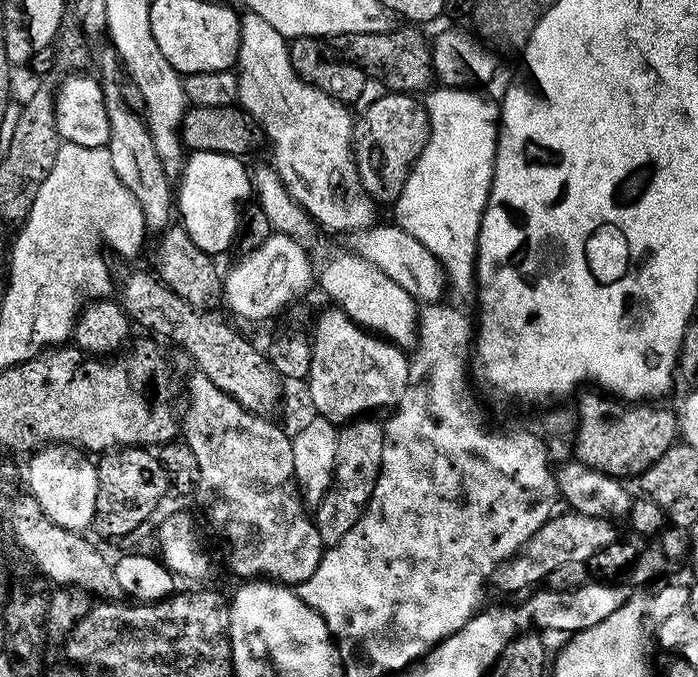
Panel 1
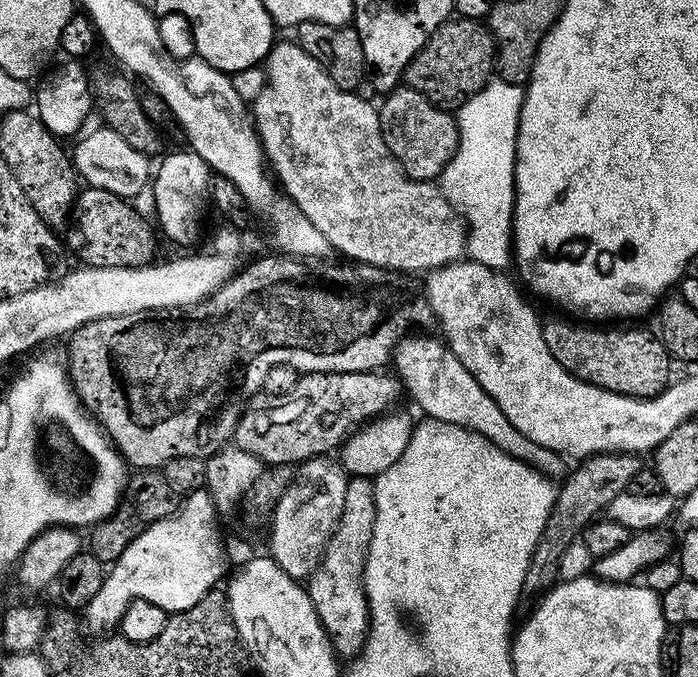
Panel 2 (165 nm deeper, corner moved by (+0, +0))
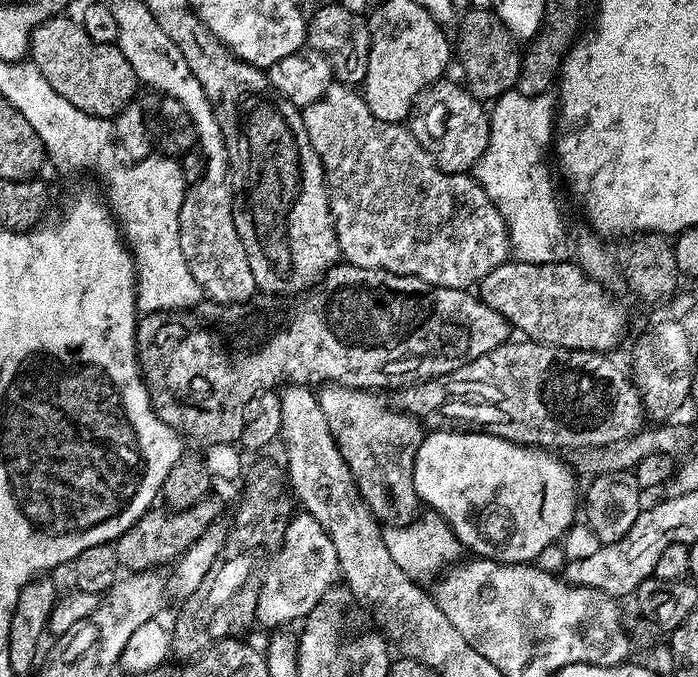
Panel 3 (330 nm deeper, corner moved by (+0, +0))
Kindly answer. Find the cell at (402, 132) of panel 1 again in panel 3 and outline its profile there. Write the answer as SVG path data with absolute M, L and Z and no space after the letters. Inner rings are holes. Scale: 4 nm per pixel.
M448 79L437 80L417 96L410 117L410 131L443 172L468 174L482 158L494 128L490 123L490 116L488 120L487 110L484 109L487 107L477 100L463 83L455 84Z

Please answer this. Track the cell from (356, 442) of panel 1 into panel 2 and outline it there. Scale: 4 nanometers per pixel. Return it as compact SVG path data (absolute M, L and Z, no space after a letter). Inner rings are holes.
M368 478L349 479L346 502L342 514L334 526L332 536L324 547L324 557L319 568L307 577L306 587L314 610L328 631L332 651L337 657L355 658L364 645L368 634L368 599L364 593L364 567L370 550L370 538L374 534L376 517L376 493L374 484Z

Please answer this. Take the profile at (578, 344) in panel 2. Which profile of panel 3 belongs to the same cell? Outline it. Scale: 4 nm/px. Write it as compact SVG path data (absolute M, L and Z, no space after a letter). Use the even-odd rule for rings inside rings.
M509 258L503 264L494 266L490 274L478 281L478 299L490 310L502 314L517 333L530 340L541 340L550 346L581 348L591 352L611 353L612 347L624 336L624 308L604 289L601 281L588 275L579 263L568 260L555 260L549 264L531 264Z

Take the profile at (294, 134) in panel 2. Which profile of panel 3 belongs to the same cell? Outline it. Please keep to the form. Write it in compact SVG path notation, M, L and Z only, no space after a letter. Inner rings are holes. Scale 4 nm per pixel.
M344 86L339 89L340 96L333 95L332 108L325 106L309 106L303 109L304 125L308 127L308 133L312 139L312 145L317 154L320 155L320 161L324 167L324 174L328 177L328 191L332 202L332 221L336 227L336 241L340 247L341 257L347 263L358 266L359 268L381 268L387 272L397 272L403 276L417 276L434 286L446 286L447 288L471 289L483 276L490 274L494 266L503 264L510 256L510 245L508 243L508 227L498 214L494 202L482 190L482 186L471 175L463 172L443 172L432 161L421 144L414 138L414 134L403 123L391 124L382 122L370 114L370 106L364 100L363 95L356 96L351 87Z

